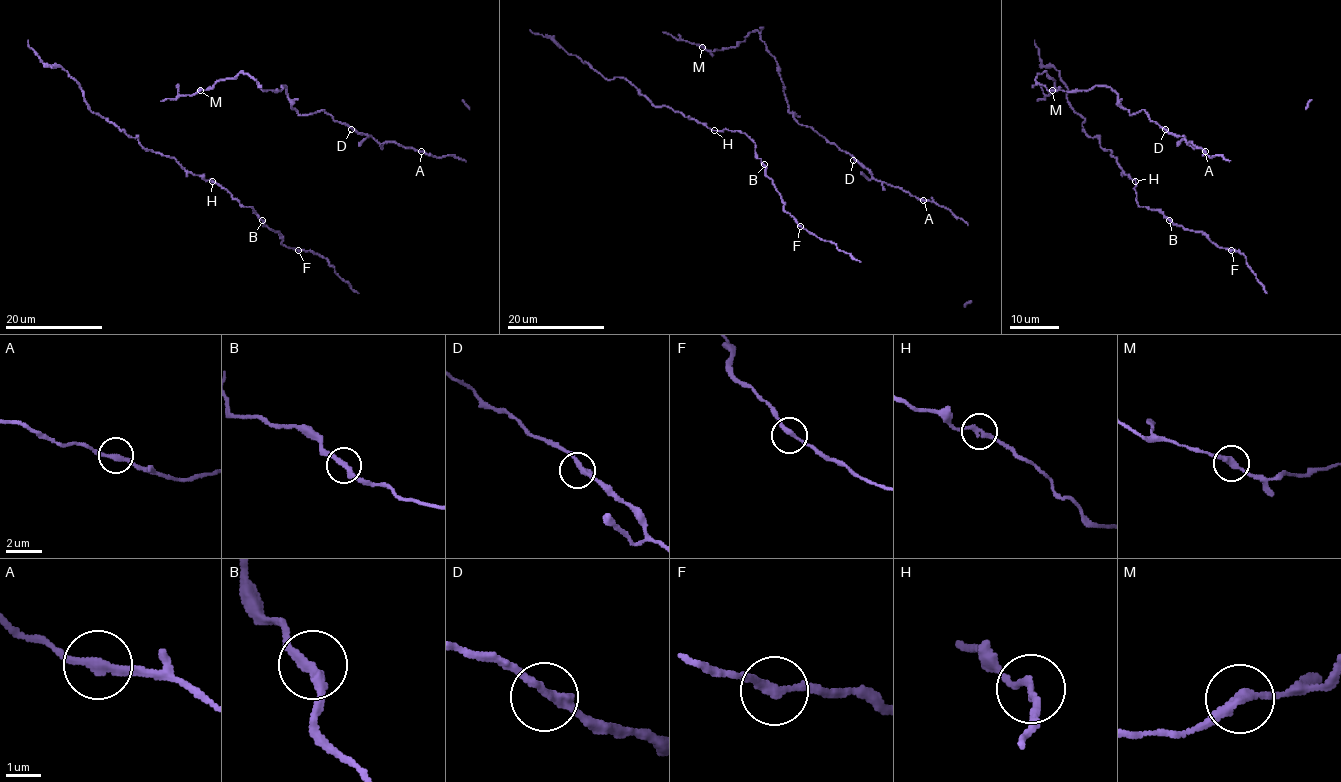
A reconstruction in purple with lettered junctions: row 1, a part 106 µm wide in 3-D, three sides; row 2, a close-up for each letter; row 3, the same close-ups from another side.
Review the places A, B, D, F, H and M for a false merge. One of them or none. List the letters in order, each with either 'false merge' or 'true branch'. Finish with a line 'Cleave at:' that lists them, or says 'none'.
A: true branch
B: true branch
D: true branch
F: true branch
H: true branch
M: true branch
Cleave at: none

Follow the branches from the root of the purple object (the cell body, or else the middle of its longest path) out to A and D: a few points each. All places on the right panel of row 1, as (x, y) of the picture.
A: (1055, 85), (1047, 72), (1037, 75), (1048, 90), (1107, 86), (1130, 115), (1143, 109), (1168, 132), (1205, 151)
D: (1055, 85), (1047, 72), (1037, 75), (1036, 80), (1048, 90), (1107, 86), (1130, 115), (1143, 109), (1165, 129)

